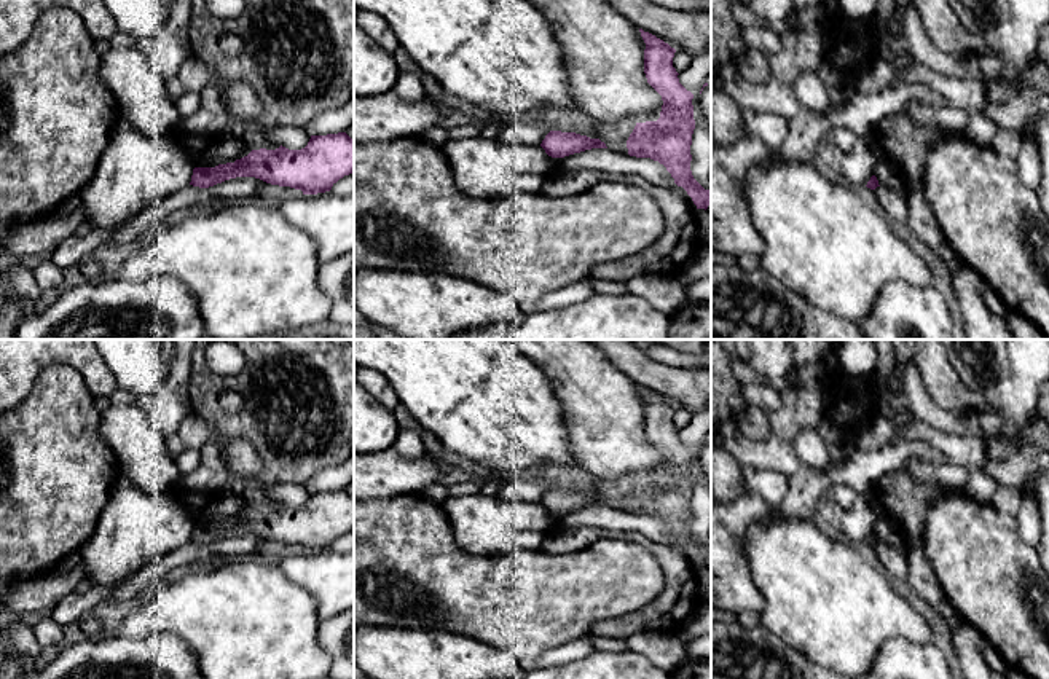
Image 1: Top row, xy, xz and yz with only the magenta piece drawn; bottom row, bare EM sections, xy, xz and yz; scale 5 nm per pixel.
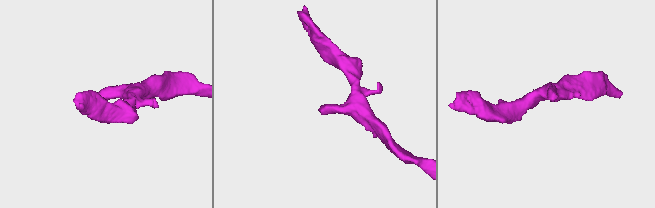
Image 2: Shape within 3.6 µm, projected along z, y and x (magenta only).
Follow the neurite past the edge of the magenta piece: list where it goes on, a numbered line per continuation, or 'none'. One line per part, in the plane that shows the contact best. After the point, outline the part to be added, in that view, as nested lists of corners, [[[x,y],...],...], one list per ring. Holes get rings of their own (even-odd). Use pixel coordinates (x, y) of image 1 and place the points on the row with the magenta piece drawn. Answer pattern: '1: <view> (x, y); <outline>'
none

